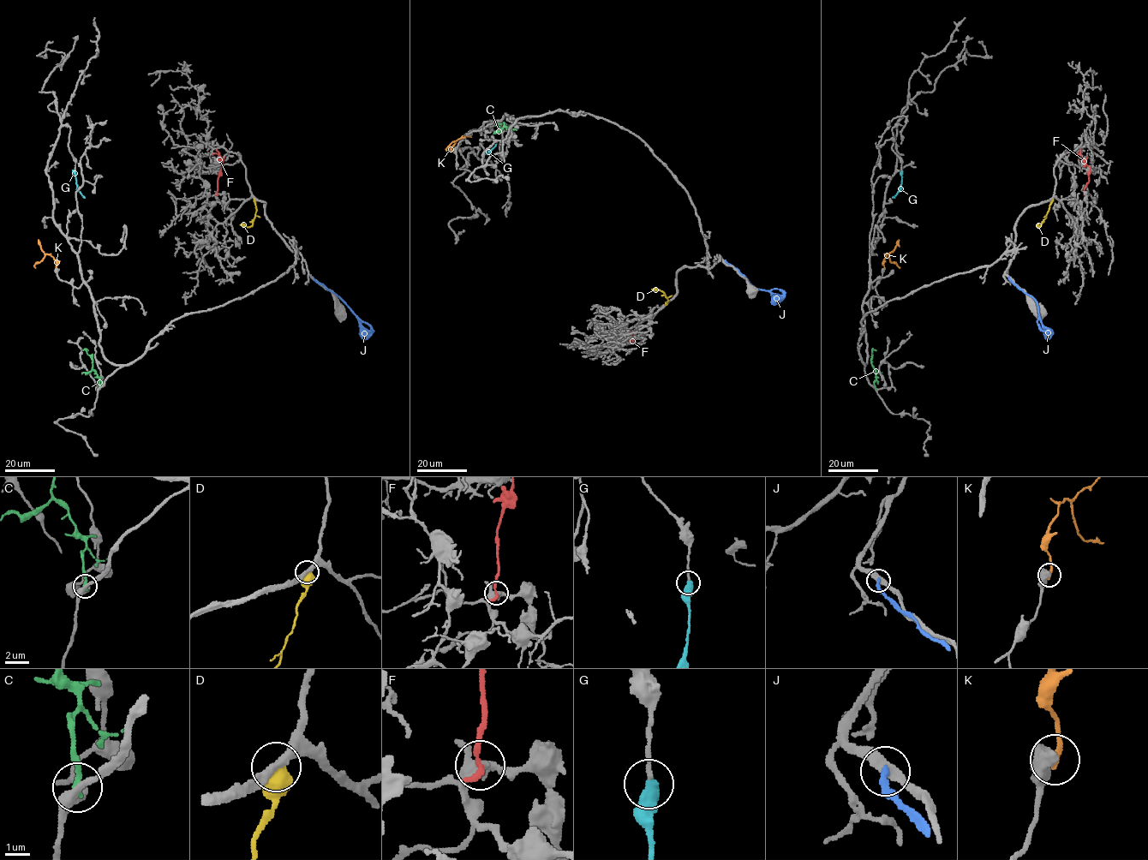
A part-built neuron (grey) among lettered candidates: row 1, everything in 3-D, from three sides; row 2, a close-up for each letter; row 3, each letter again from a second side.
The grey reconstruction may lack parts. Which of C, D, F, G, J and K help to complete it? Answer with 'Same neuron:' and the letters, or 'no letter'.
Same neuron: G

